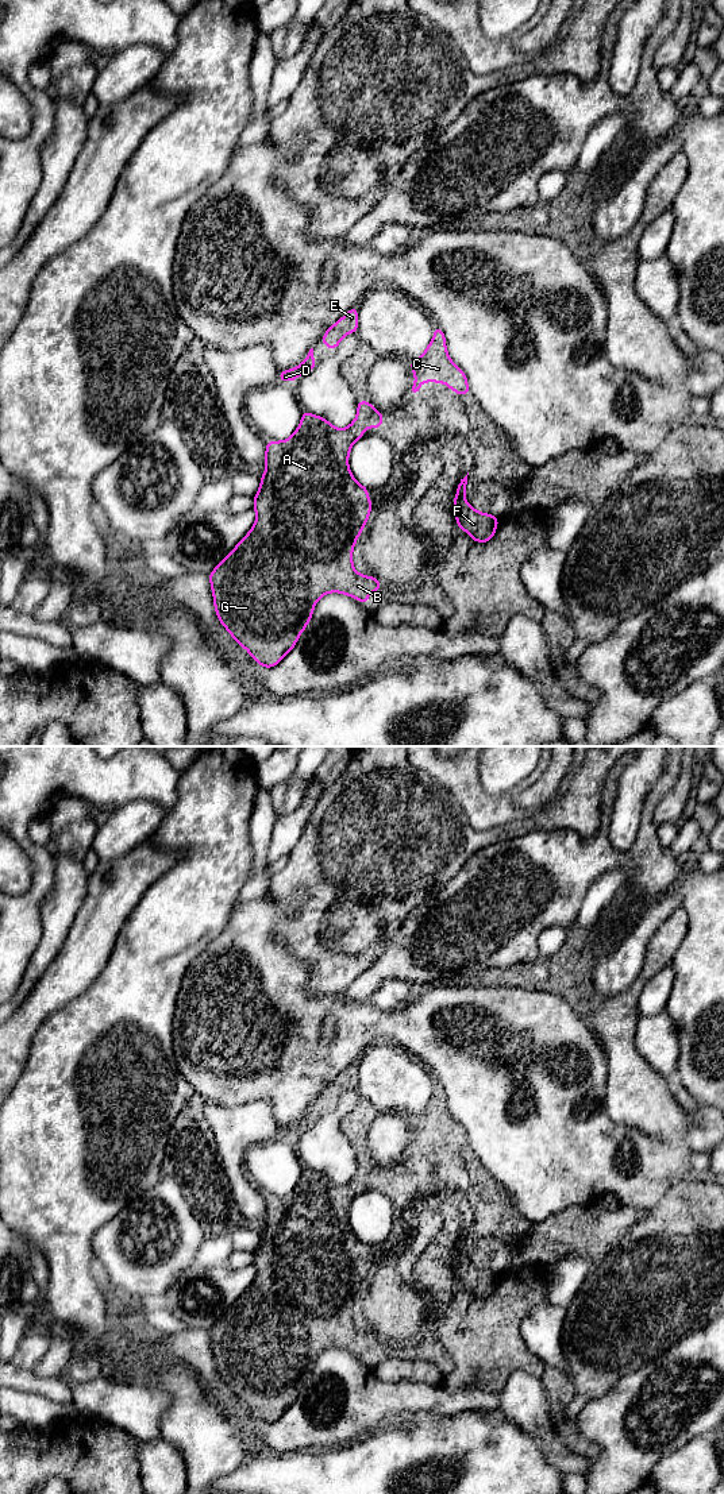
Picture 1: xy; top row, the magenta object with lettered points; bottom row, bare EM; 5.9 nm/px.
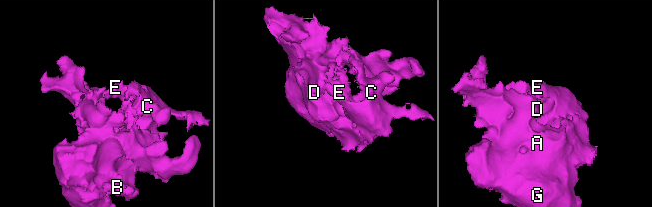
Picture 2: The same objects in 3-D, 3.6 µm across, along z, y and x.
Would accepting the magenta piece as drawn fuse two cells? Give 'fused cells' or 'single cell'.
single cell

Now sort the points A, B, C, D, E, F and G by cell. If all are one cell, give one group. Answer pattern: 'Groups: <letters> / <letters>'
Groups: A B C D E F G

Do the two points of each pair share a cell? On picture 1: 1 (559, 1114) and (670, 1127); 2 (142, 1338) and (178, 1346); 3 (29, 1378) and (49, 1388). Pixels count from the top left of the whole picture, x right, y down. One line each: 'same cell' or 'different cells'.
1: different cells
2: same cell
3: same cell

